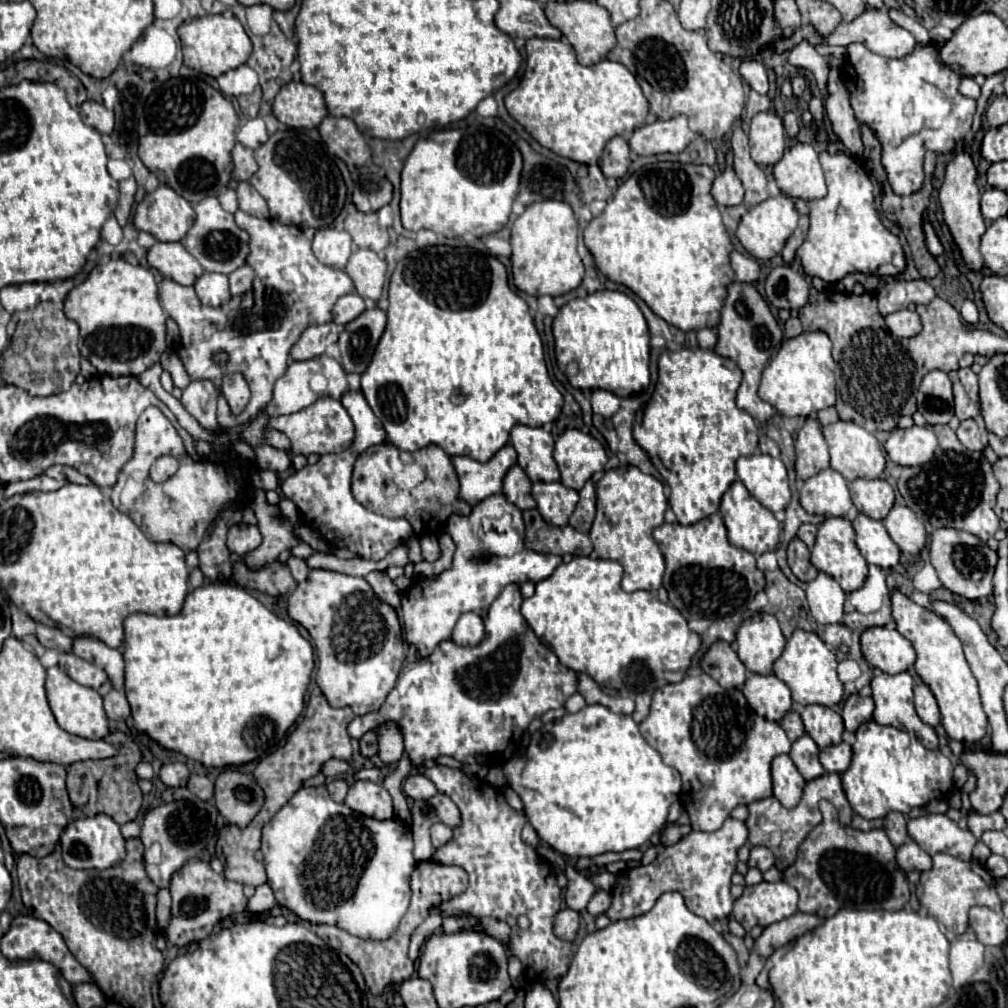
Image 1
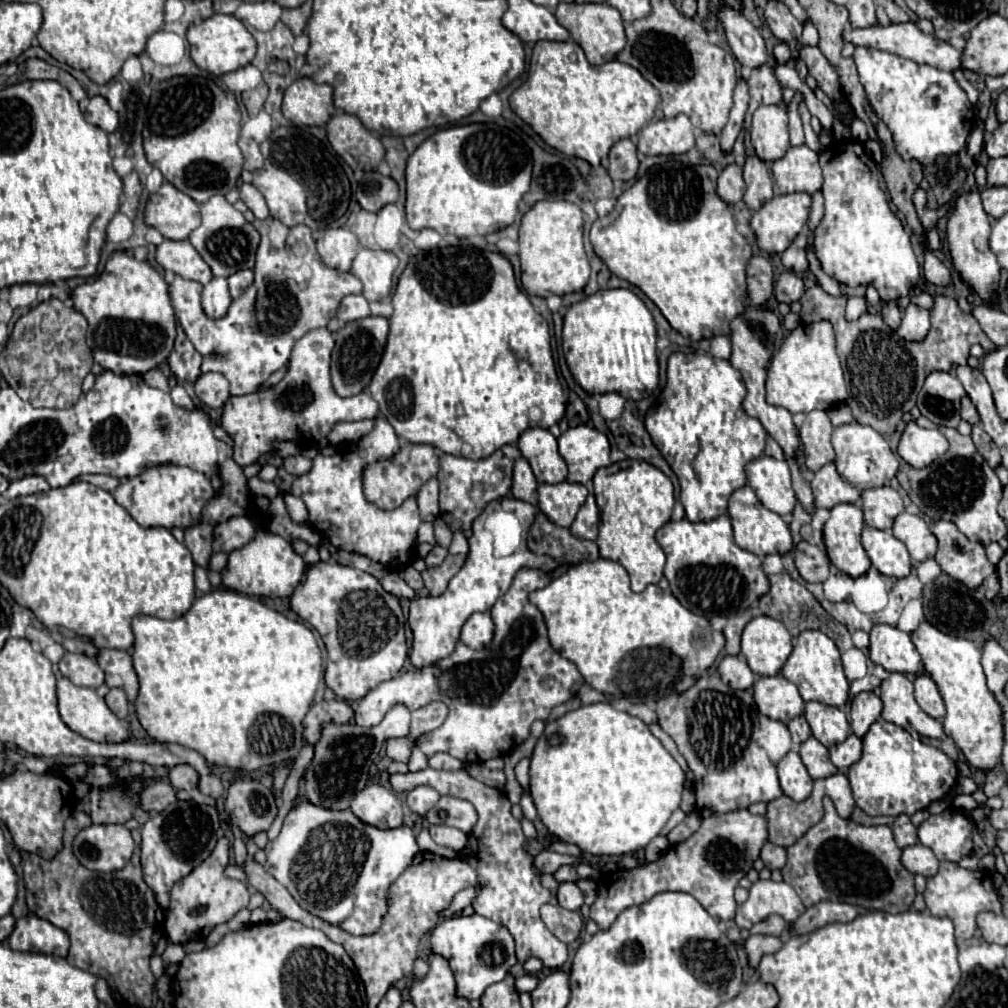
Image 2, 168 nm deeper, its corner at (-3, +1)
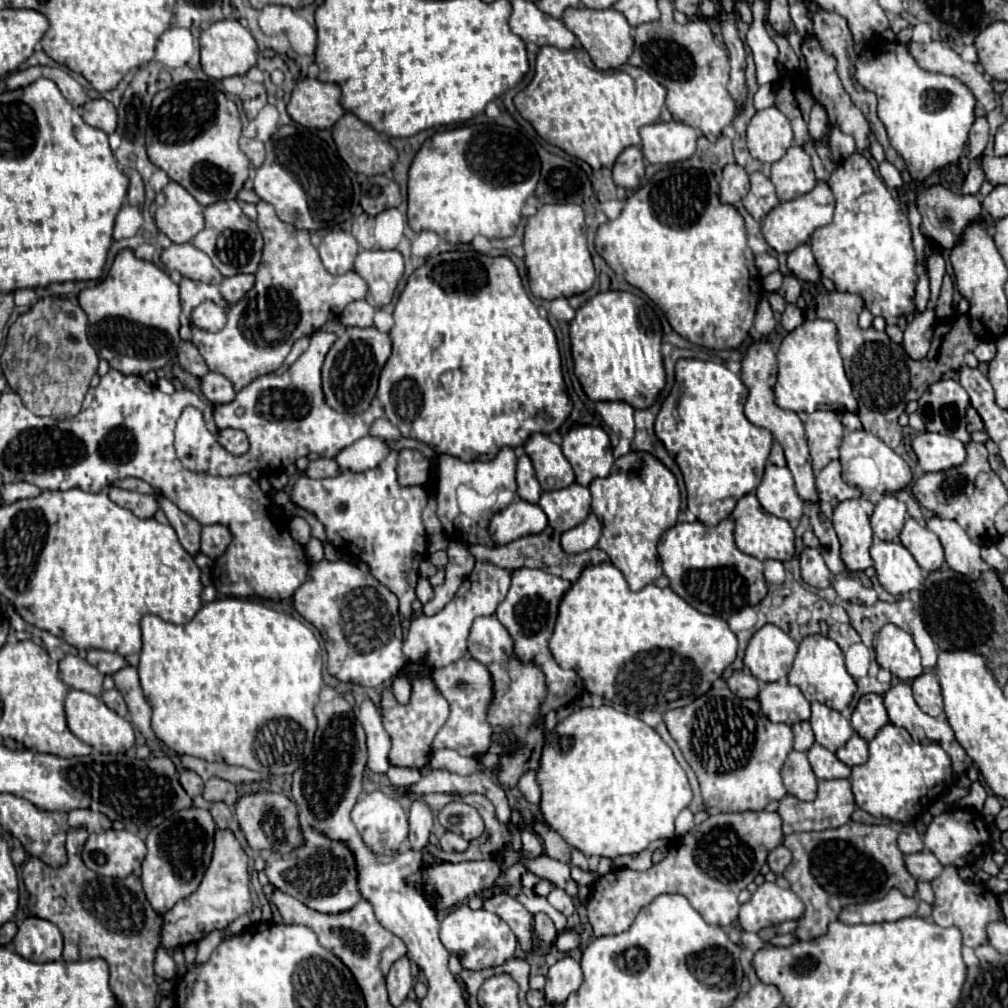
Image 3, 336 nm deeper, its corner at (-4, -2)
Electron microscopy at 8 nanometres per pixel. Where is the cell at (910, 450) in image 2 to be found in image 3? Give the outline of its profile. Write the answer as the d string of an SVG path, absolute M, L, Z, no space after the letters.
M920 433L912 439L912 451L918 457L922 471L946 471L954 465L960 465L966 459L964 443L940 435L940 433Z

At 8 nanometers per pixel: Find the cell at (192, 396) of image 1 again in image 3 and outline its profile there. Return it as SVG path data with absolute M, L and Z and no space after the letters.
M212 371L200 379L200 389L212 405L230 403L236 397L230 381L226 377L222 377L220 373L212 373Z

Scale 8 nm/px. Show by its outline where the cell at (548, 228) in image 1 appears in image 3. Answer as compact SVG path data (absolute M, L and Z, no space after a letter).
M558 203L542 205L526 223L524 231L524 263L528 269L528 285L534 297L558 299L584 293L592 287L596 273L586 245L584 211L580 205Z

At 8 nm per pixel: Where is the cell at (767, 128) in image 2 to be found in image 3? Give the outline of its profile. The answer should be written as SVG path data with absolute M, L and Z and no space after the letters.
M768 107L752 117L746 139L750 155L766 165L772 165L788 151L794 141L794 133L784 113L776 107Z

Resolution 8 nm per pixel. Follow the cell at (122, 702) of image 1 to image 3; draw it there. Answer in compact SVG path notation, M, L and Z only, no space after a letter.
M118 689L104 691L104 693L102 693L102 701L104 701L112 711L116 711L120 717L126 717L126 715L128 715L126 703L124 703L124 699L122 699L122 695L120 695Z

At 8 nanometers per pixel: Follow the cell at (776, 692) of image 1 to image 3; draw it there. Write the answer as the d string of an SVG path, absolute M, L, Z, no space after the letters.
M784 679L766 683L758 693L758 701L762 713L772 723L794 725L798 721L810 719L810 703L804 699L802 691L796 685L790 685Z

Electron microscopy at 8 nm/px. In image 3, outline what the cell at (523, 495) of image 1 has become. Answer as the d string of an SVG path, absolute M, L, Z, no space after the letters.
M522 455L518 459L518 469L516 469L516 483L518 483L518 497L528 501L528 503L538 503L538 497L542 493L540 489L540 483L534 475L534 467L532 467L532 461L530 457Z

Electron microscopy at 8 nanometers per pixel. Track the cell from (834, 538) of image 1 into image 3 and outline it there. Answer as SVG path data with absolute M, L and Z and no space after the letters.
M866 499L844 501L834 509L834 529L840 539L842 551L840 559L850 571L864 571L872 567L872 557L868 553L872 545L870 515L874 505Z

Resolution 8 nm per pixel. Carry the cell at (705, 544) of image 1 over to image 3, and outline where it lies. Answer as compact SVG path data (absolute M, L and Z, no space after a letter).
M730 517L714 527L702 525L700 521L676 523L658 543L658 555L662 559L664 575L670 579L670 589L700 613L722 619L732 617L744 607L758 605L768 593L762 575L762 561L738 549L734 529L735 523Z

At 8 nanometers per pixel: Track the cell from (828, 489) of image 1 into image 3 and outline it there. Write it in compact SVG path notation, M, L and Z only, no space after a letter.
M840 461L828 463L818 473L816 489L818 489L820 501L830 503L832 507L836 507L838 503L842 503L846 499L858 499L860 497L860 489L858 487L852 487L846 481L842 481L842 477L840 477Z

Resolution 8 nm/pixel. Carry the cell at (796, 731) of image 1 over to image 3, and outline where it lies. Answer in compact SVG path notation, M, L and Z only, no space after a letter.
M808 721L794 723L792 731L794 731L794 749L796 751L808 751L810 745L814 743L814 733L810 729L810 723Z

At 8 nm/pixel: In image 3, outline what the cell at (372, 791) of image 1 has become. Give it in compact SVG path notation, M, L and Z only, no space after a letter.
M372 791L368 795L364 795L352 809L352 821L358 829L358 833L362 835L364 843L376 853L376 855L386 855L386 853L398 853L404 839L408 837L408 815L404 813L402 805L382 793L382 791Z

